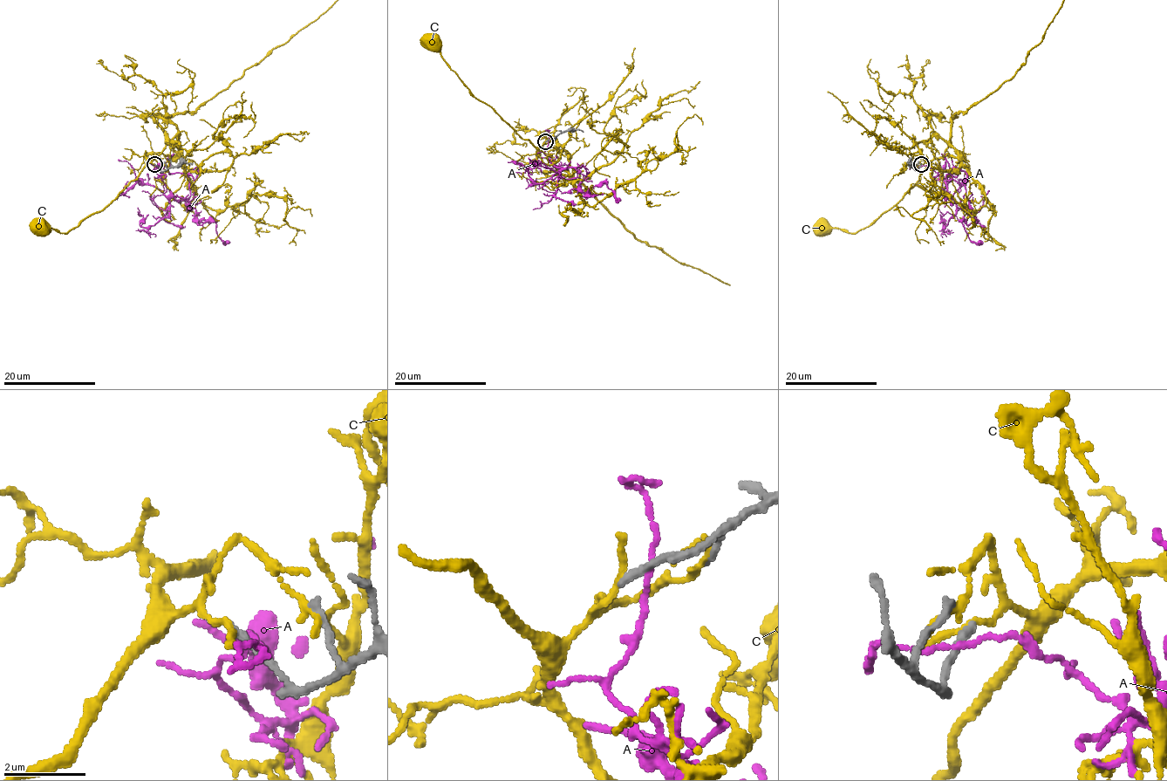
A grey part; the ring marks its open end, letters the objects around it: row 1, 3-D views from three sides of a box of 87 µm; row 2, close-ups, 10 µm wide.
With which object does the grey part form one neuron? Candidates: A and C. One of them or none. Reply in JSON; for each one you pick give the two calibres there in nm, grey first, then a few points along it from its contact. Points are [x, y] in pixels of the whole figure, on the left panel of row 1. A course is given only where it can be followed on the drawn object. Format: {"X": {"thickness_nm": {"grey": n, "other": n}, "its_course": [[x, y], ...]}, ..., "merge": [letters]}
{"merge": []}

